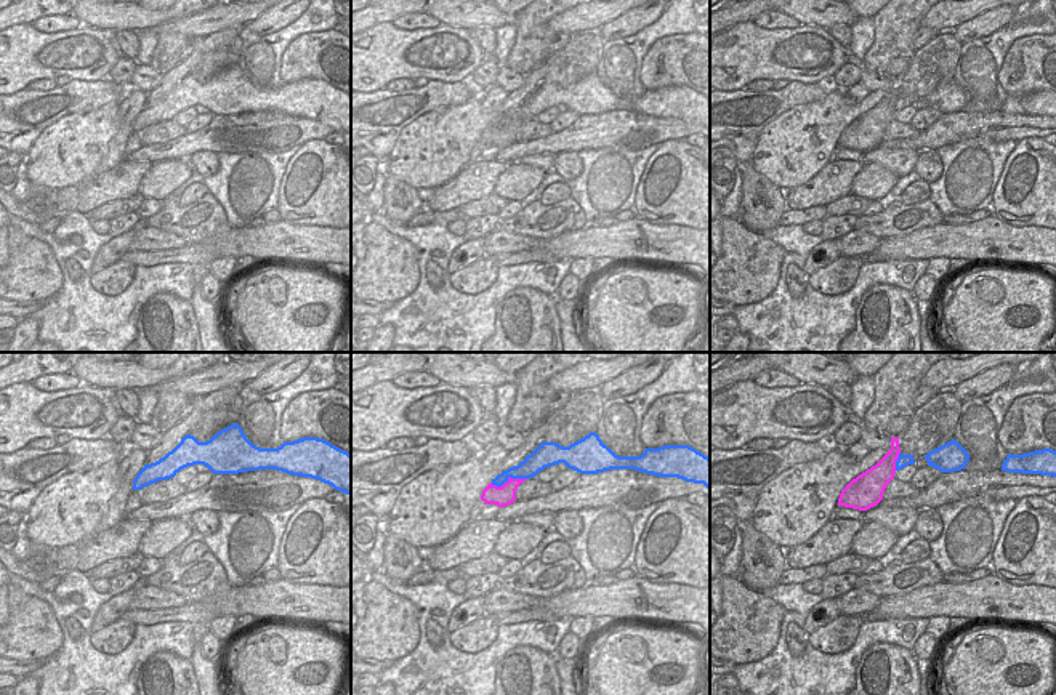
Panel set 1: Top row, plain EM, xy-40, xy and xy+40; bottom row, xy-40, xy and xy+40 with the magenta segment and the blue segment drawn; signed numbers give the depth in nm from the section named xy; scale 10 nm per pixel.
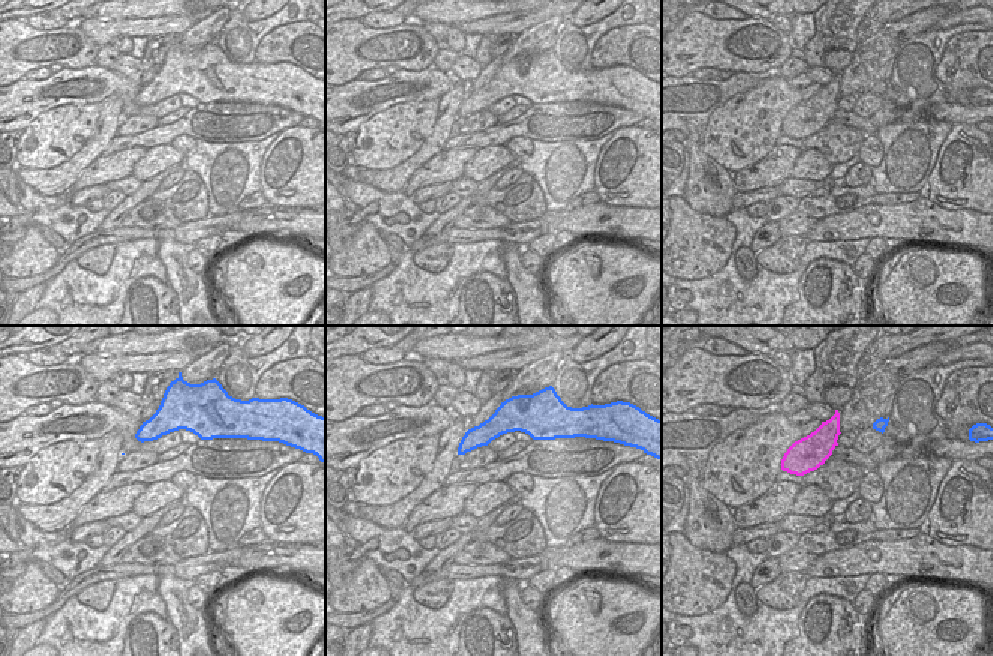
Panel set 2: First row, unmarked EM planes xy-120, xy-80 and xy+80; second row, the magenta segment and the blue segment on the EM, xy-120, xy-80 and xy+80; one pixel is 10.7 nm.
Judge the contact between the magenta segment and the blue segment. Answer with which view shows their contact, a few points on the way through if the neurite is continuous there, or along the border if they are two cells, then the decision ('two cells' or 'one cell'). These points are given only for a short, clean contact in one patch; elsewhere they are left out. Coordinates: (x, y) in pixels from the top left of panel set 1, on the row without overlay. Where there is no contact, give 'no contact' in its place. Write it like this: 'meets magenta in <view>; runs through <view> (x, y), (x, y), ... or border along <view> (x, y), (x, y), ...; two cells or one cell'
meets magenta in xy; two cells

